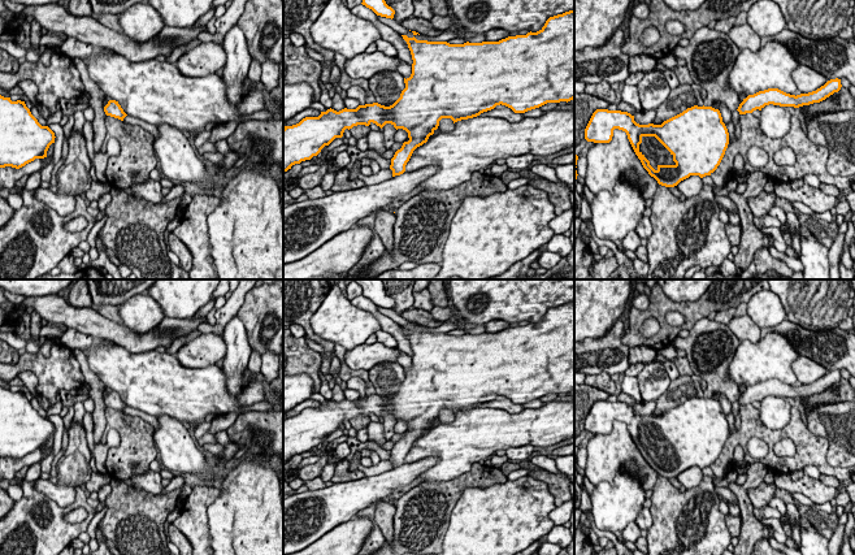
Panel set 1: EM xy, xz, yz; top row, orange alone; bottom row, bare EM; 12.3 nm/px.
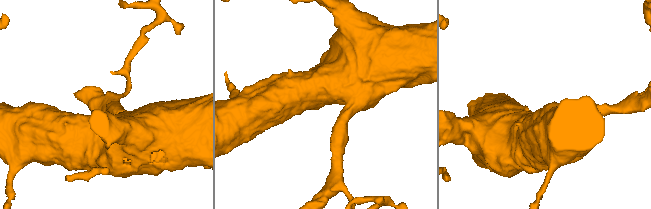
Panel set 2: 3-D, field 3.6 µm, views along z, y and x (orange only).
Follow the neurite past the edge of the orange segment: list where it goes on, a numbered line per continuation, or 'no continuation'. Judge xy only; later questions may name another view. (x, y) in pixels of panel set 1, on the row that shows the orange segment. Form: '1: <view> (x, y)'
no continuation

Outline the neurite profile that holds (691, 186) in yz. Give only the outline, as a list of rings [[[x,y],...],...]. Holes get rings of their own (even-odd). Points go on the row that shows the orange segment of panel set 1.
[[[690,175],[676,186],[680,192],[686,198],[698,195],[703,187],[703,179],[699,175]]]

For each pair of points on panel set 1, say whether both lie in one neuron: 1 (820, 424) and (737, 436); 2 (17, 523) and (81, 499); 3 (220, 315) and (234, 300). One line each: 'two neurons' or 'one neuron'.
1: two neurons
2: one neuron
3: one neuron

